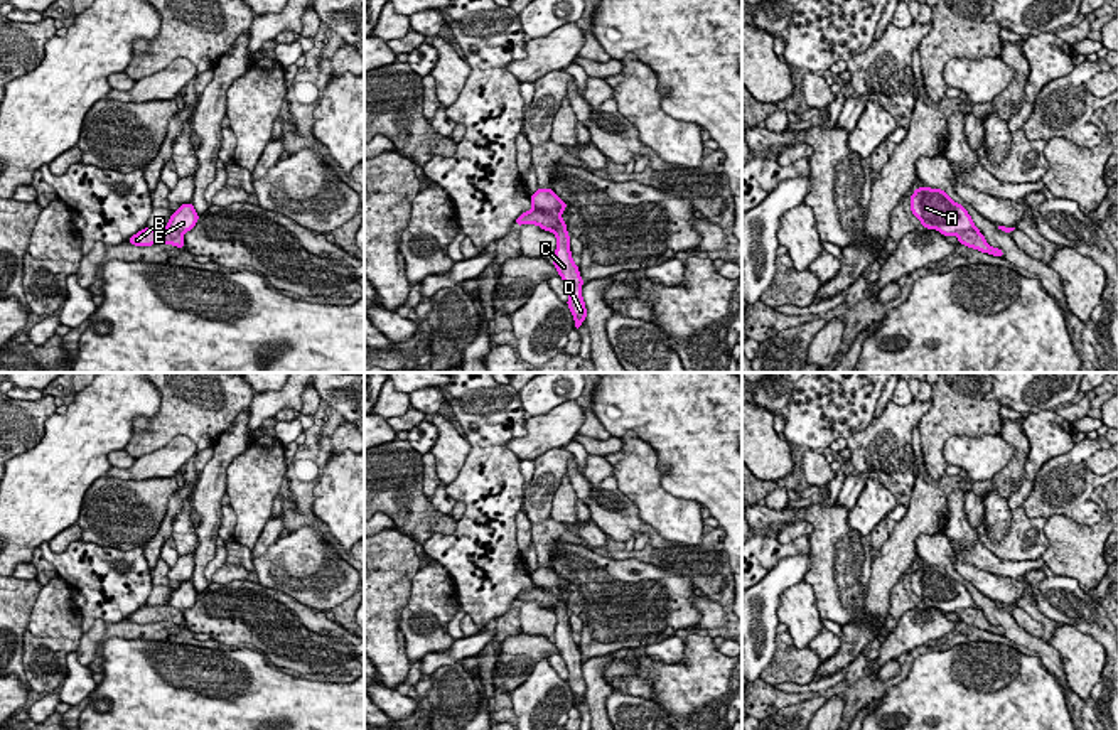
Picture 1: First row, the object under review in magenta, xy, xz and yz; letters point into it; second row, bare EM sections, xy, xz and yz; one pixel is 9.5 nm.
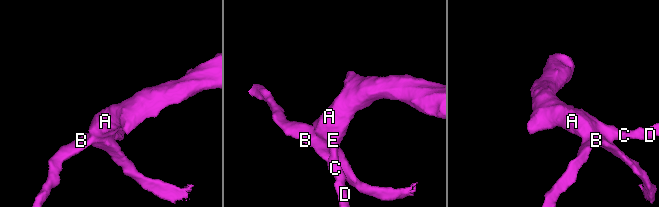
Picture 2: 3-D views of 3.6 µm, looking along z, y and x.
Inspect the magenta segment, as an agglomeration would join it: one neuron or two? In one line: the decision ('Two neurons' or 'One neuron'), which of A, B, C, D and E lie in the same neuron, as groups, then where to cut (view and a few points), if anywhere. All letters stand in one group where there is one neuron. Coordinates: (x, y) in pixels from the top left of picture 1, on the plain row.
Two neurons. Groups: A C D E / B. Split along xz (533, 584), (553, 594), (555, 609)

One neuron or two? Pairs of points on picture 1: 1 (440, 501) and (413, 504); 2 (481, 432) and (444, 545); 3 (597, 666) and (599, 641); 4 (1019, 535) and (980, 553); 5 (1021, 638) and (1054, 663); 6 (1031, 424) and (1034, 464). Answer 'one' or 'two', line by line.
1: two
2: one
3: two
4: two
5: one
6: one

